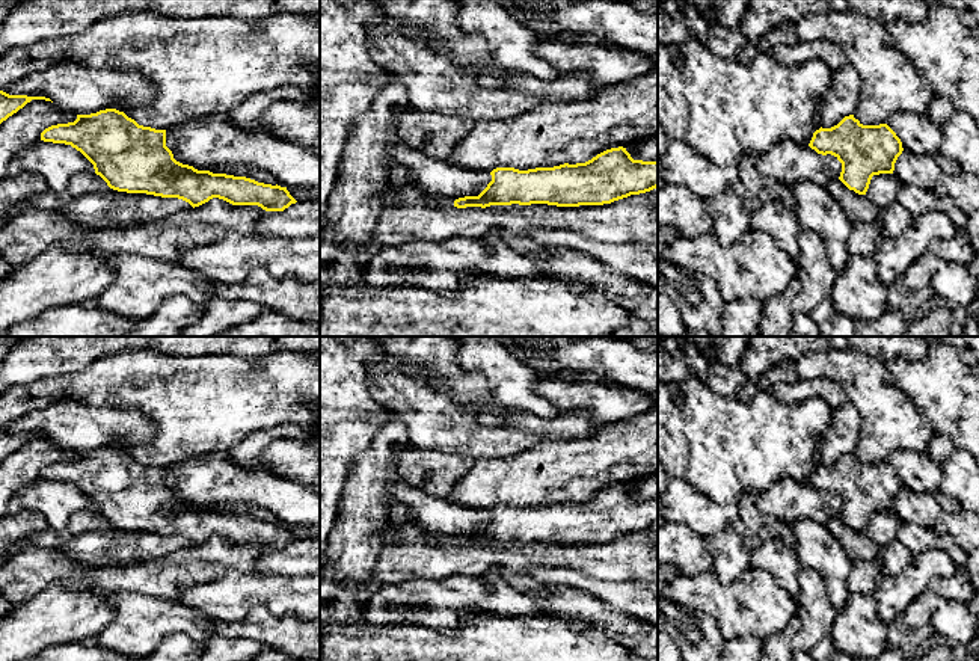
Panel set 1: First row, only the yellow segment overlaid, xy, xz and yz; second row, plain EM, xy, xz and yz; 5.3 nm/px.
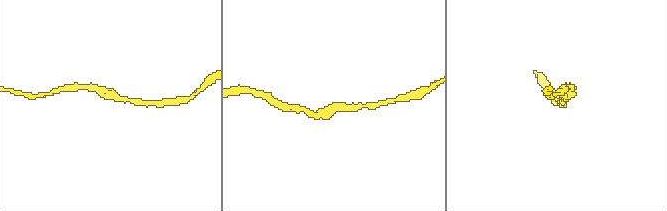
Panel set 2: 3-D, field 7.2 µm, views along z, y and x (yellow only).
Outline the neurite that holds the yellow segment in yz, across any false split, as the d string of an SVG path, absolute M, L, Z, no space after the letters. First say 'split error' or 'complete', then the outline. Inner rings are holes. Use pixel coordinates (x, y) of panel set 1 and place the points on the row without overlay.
complete | M854 453L831 466L819 466L809 481L818 492L834 493L842 501L839 518L858 533L866 533L873 513L893 512L902 480L887 463L863 463Z

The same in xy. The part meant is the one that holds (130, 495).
complete | M116 447L51 463L41 471L41 478L71 483L118 530L178 536L193 546L213 536L232 543L258 543L265 549L284 549L297 540L287 525L198 509L176 500L166 484L166 468L139 463Z

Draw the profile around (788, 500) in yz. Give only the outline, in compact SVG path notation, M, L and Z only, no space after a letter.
M786 477L759 492L756 507L786 524L795 519L828 524L840 515L842 501L831 492L822 493L809 483Z

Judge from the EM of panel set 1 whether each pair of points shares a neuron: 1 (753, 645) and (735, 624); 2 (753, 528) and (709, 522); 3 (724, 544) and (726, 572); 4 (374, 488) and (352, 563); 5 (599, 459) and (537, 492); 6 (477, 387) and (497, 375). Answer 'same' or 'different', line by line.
1: different
2: different
3: same
4: same
5: same
6: different

